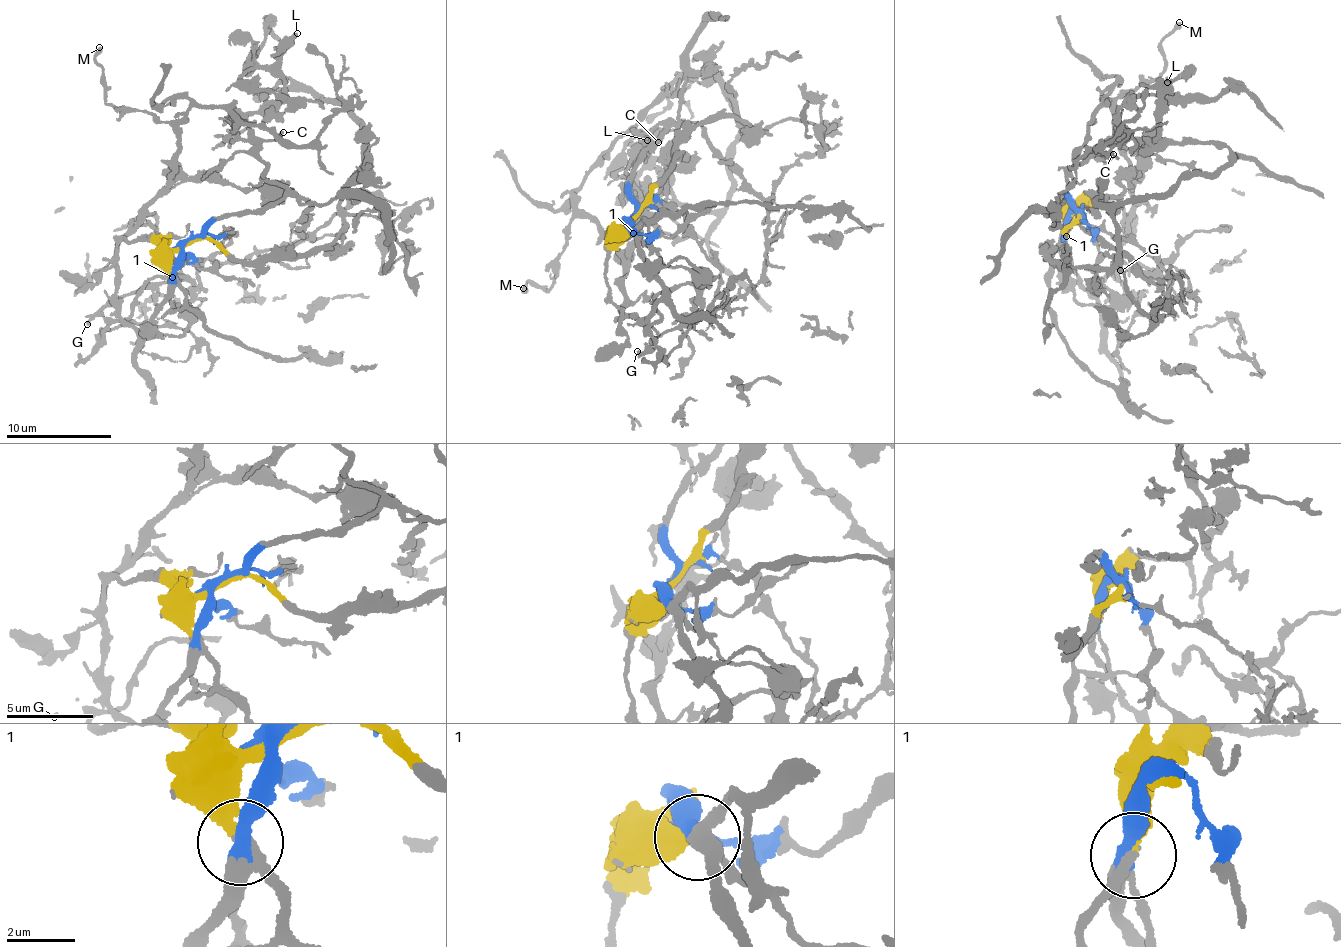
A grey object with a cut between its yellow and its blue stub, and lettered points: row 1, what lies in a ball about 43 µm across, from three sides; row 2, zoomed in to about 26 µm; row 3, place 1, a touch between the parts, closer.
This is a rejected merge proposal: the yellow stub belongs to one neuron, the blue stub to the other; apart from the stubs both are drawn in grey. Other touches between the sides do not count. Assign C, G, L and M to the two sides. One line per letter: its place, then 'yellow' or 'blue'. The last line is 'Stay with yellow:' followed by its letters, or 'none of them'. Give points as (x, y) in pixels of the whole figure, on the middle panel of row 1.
C: place (658, 142); blue
G: place (637, 351); blue
L: place (647, 140); yellow
M: place (523, 288); blue
Stay with yellow: L

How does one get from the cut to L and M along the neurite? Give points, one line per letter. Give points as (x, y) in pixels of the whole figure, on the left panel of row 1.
L: (190, 242), (248, 261), (344, 228), (361, 123), (288, 78), (267, 98), (296, 32)
M: (188, 243), (166, 302), (145, 332), (124, 320), (118, 245), (166, 186), (177, 130), (104, 97), (100, 46)

